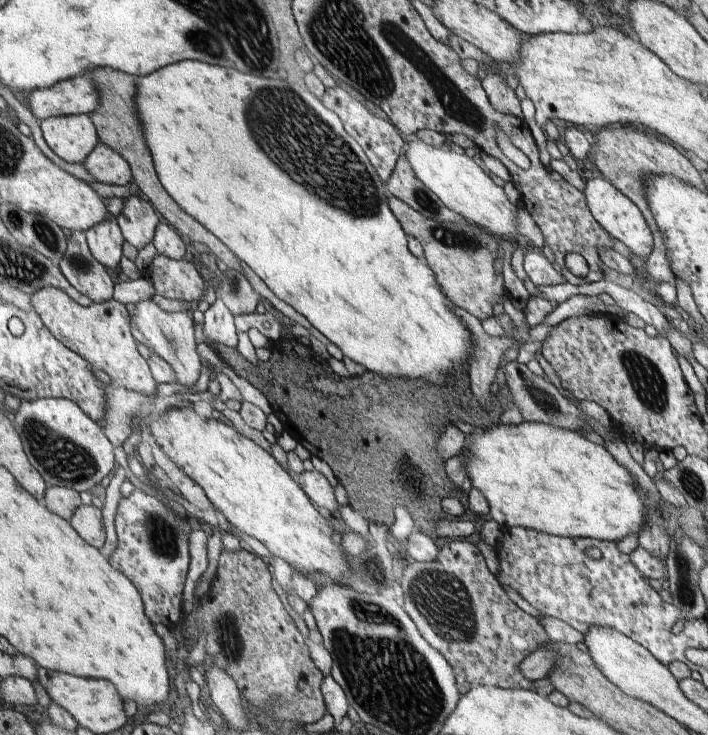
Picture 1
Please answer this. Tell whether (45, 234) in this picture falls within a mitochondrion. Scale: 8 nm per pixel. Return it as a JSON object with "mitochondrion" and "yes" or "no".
{"mitochondrion":"yes"}

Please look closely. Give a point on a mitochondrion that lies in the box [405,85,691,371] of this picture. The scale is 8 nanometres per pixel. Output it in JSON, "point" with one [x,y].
{"point":[467,240]}

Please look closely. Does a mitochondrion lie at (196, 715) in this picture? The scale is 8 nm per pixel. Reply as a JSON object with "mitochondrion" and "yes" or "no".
{"mitochondrion":"no"}

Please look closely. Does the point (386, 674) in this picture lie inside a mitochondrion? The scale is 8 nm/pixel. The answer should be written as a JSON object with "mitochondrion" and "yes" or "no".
{"mitochondrion":"yes"}

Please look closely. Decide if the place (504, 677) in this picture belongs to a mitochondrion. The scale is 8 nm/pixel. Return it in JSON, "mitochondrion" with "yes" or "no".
{"mitochondrion":"no"}

